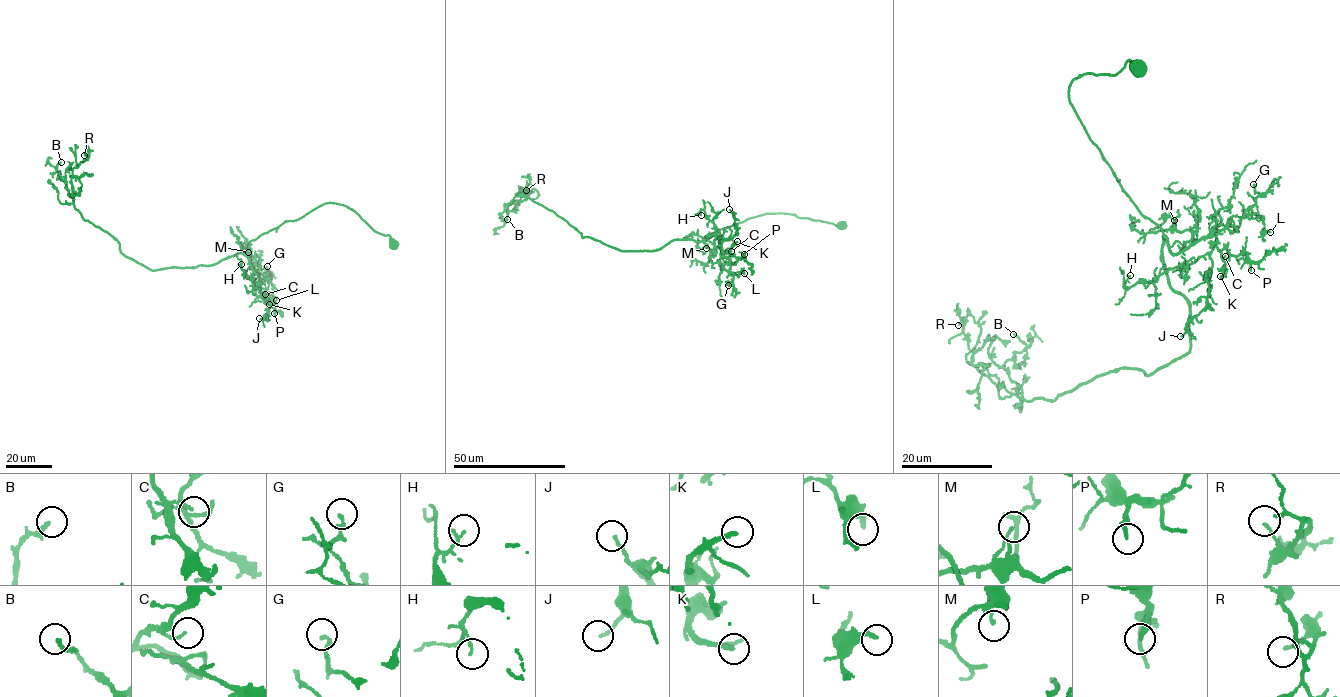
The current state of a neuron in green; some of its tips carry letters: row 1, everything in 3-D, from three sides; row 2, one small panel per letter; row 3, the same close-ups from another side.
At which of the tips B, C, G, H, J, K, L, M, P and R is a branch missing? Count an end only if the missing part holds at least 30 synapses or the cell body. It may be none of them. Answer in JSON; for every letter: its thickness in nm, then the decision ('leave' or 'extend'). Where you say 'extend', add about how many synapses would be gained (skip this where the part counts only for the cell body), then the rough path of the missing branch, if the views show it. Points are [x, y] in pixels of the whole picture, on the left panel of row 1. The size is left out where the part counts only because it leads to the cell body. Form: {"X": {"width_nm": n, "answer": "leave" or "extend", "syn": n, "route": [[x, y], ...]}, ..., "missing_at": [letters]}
{"B": {"width_nm": 120, "answer": "leave"}, "C": {"width_nm": 140, "answer": "leave"}, "G": {"width_nm": 180, "answer": "leave"}, "H": {"width_nm": 130, "answer": "leave"}, "J": {"width_nm": 140, "answer": "leave"}, "K": {"width_nm": 220, "answer": "extend", "syn": 110, "route": [[269, 304], [276, 316], [276, 329], [283, 331], [277, 327]]}, "L": {"width_nm": 220, "answer": "leave"}, "M": {"width_nm": 140, "answer": "leave"}, "P": {"width_nm": 170, "answer": "leave"}, "R": {"width_nm": 120, "answer": "leave"}, "missing_at": ["K"]}

